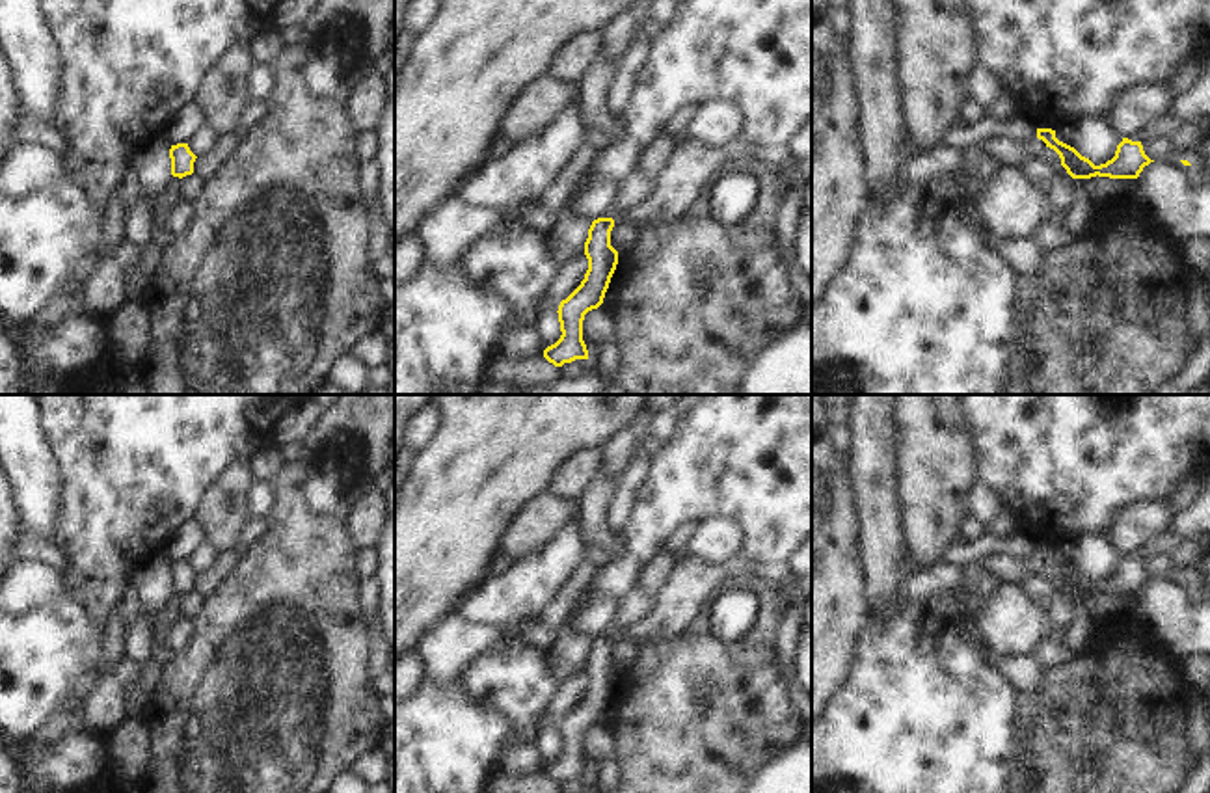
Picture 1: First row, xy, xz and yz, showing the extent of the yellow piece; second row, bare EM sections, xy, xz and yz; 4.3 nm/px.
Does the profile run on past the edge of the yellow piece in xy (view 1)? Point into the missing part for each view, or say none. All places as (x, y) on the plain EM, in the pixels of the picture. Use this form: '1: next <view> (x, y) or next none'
1: next none

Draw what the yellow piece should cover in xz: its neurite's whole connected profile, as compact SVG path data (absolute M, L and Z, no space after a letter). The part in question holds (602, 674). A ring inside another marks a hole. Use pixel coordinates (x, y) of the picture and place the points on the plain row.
M598 635L588 646L585 672L588 687L581 702L558 722L560 756L544 767L544 774L555 784L575 776L588 776L583 758L583 737L603 720L611 694L618 681L618 668L611 663L612 635Z

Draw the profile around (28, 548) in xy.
M22 527L15 542L17 562L43 562L60 573L63 573L69 564L58 544L48 544L37 538L30 529Z

